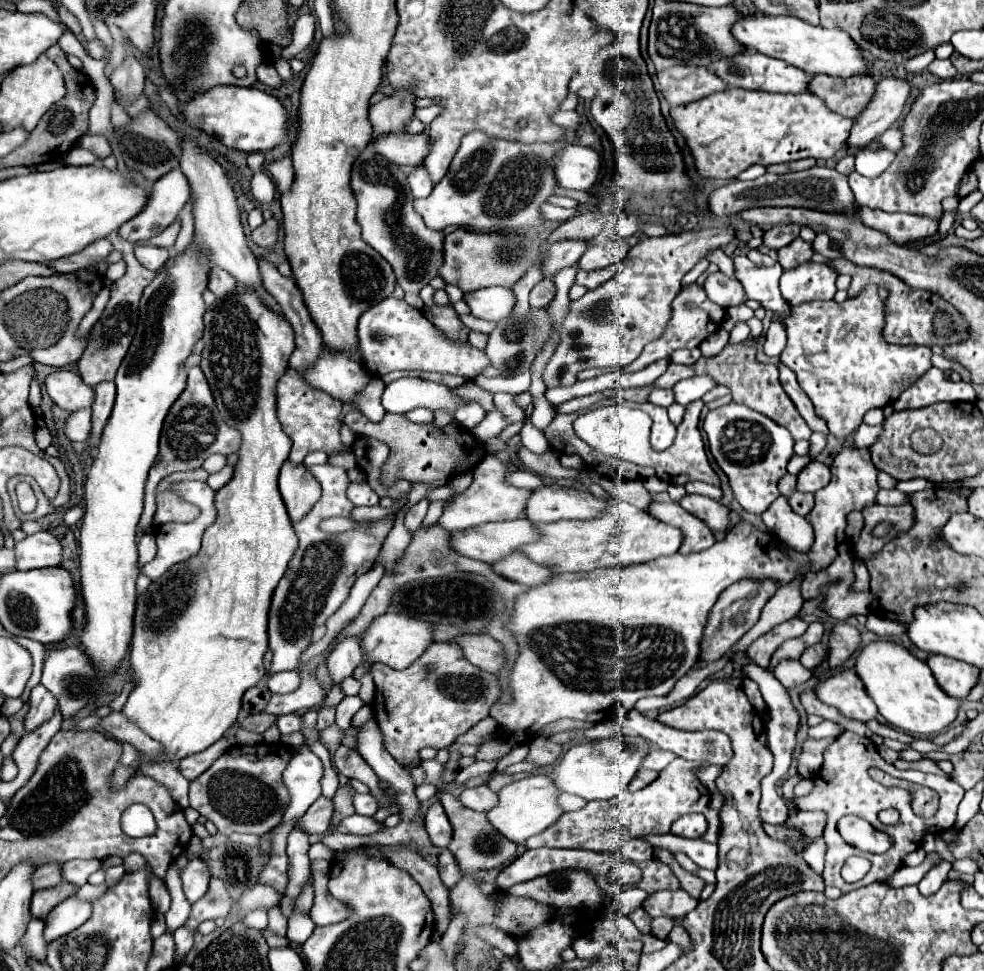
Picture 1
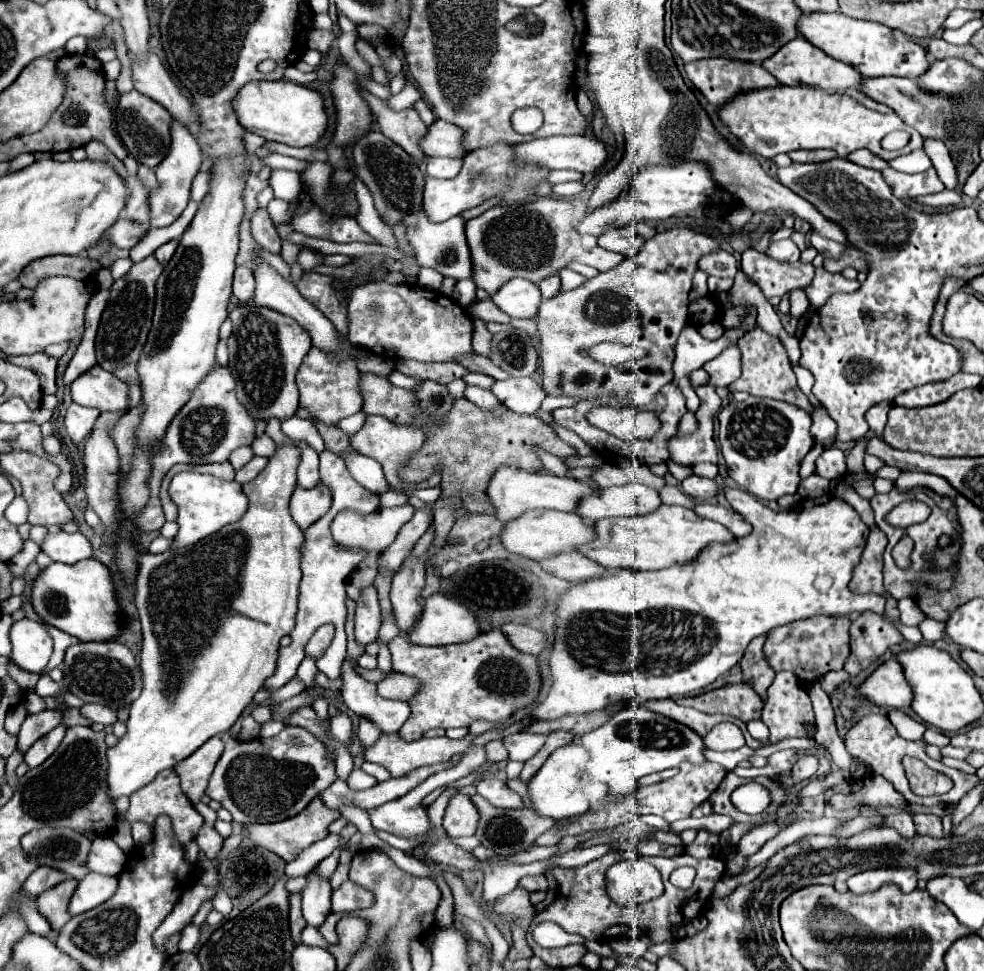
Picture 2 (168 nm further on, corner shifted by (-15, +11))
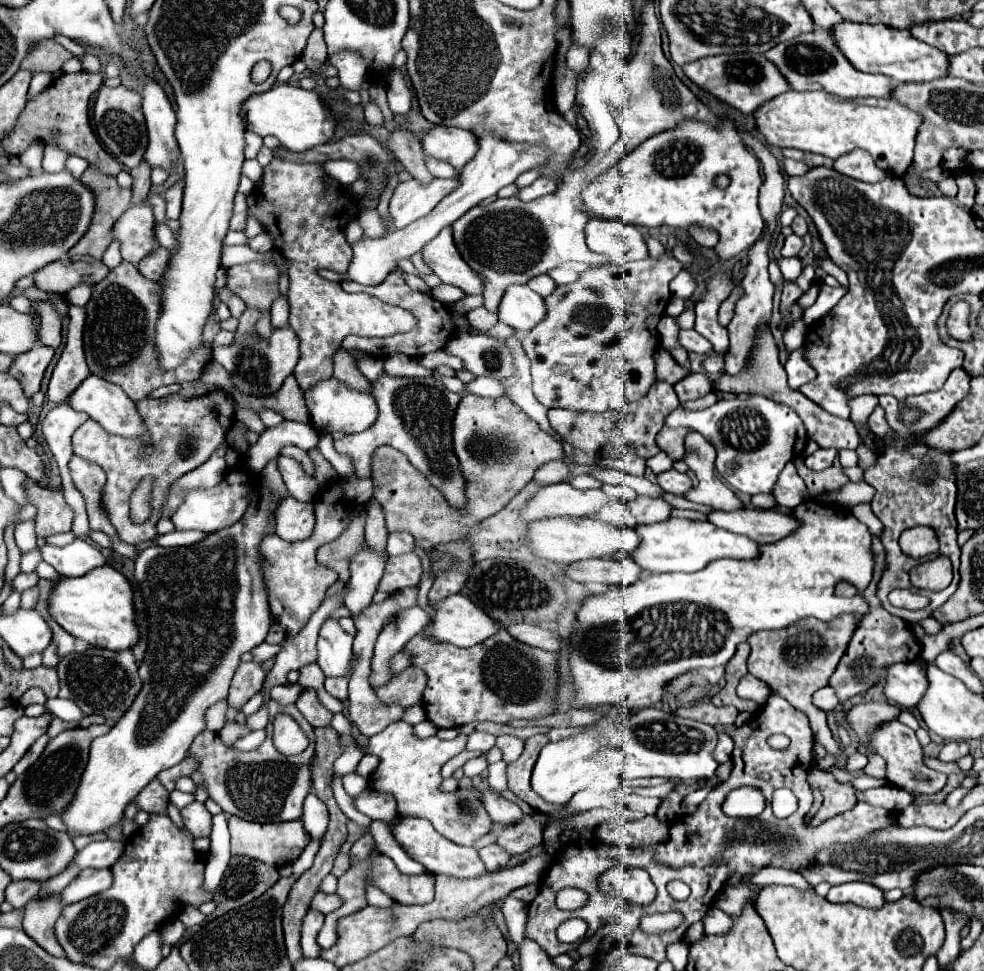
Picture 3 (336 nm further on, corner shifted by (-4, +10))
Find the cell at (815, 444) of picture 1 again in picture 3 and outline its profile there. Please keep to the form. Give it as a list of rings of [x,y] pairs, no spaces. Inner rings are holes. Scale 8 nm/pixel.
[[[795,320],[795,322],[789,322],[789,328],[785,332],[785,346],[789,352],[793,352],[795,348],[803,346],[803,330],[805,330],[805,324],[803,320]]]

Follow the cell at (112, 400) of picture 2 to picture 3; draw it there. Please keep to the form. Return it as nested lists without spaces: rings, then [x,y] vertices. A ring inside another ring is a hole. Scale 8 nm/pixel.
[[[89,376],[71,396],[69,396],[69,404],[79,410],[85,412],[91,420],[99,422],[109,434],[117,434],[123,438],[145,438],[147,436],[147,428],[141,420],[141,414],[137,412],[137,404],[115,384],[99,378],[99,376]]]

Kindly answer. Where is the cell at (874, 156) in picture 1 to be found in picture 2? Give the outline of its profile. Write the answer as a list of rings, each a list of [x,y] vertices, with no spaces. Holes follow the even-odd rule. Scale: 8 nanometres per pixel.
[[[916,149],[908,155],[902,155],[902,157],[888,161],[888,165],[896,171],[902,171],[902,173],[920,173],[920,171],[930,169],[932,161],[930,161],[930,157],[926,155],[924,149]]]

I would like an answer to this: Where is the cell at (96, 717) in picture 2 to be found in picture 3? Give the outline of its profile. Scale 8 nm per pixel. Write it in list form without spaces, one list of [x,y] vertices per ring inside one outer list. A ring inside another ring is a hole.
[[[49,698],[49,700],[45,702],[45,708],[47,708],[53,716],[57,716],[57,718],[61,718],[61,720],[73,720],[73,722],[79,722],[79,720],[83,718],[83,714],[79,712],[79,708],[77,708],[71,700]]]

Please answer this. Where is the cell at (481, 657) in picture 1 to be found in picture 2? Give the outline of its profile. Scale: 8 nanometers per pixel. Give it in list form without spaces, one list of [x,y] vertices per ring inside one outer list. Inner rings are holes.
[[[506,623],[504,627],[500,627],[500,631],[506,635],[506,639],[512,643],[512,647],[516,647],[520,653],[526,653],[526,655],[538,655],[546,645],[544,633],[536,631],[528,625]]]

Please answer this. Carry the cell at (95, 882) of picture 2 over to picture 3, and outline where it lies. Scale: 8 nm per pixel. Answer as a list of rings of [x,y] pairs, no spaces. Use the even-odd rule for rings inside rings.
[[[85,868],[73,882],[61,892],[61,902],[63,904],[73,904],[83,898],[89,898],[97,892],[107,890],[113,884],[113,874],[111,870],[95,870],[95,868]]]

